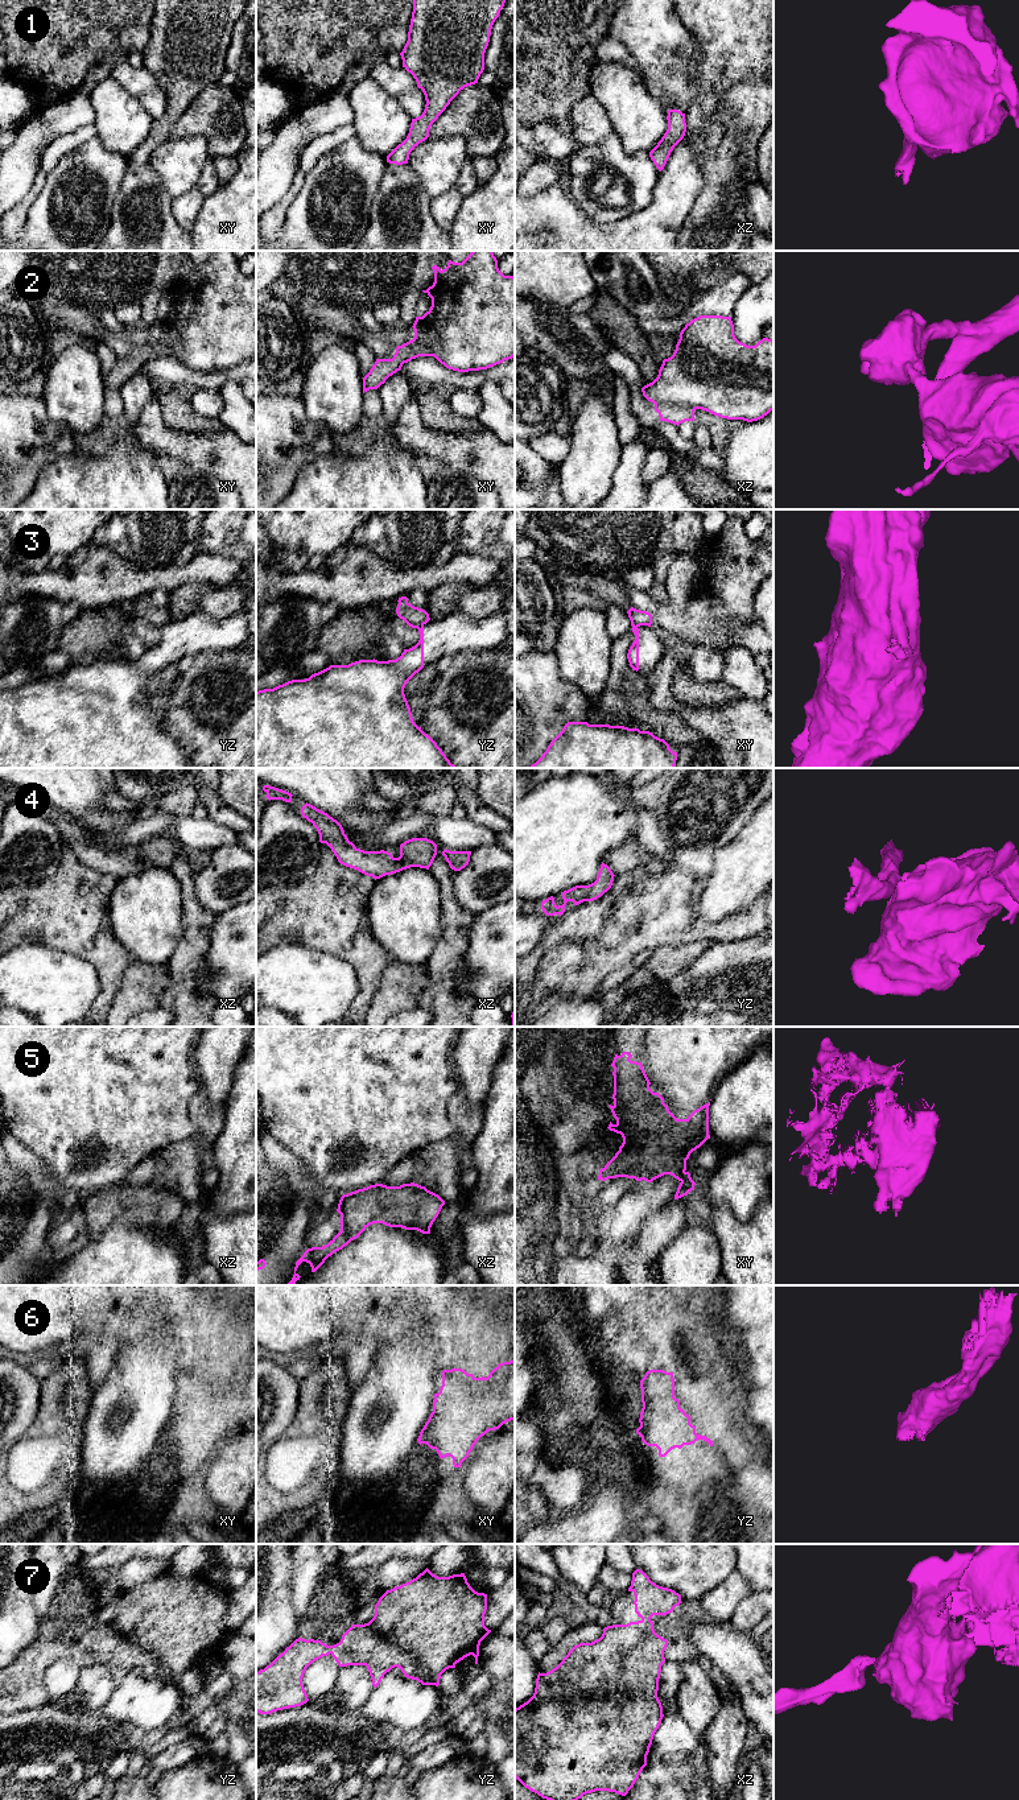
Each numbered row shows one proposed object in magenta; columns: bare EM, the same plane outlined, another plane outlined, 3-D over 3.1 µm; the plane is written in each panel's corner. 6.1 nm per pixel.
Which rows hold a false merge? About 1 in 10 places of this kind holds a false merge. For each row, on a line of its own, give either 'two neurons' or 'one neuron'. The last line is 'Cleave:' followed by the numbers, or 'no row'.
1: one neuron
2: two neurons
3: two neurons
4: one neuron
5: one neuron
6: one neuron
7: one neuron
Cleave: 2, 3

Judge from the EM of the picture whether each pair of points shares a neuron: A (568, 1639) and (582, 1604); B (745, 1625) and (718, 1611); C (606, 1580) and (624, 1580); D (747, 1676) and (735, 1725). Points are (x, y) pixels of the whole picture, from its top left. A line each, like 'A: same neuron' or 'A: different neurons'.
A: different neurons
B: different neurons
C: same neuron
D: different neurons

